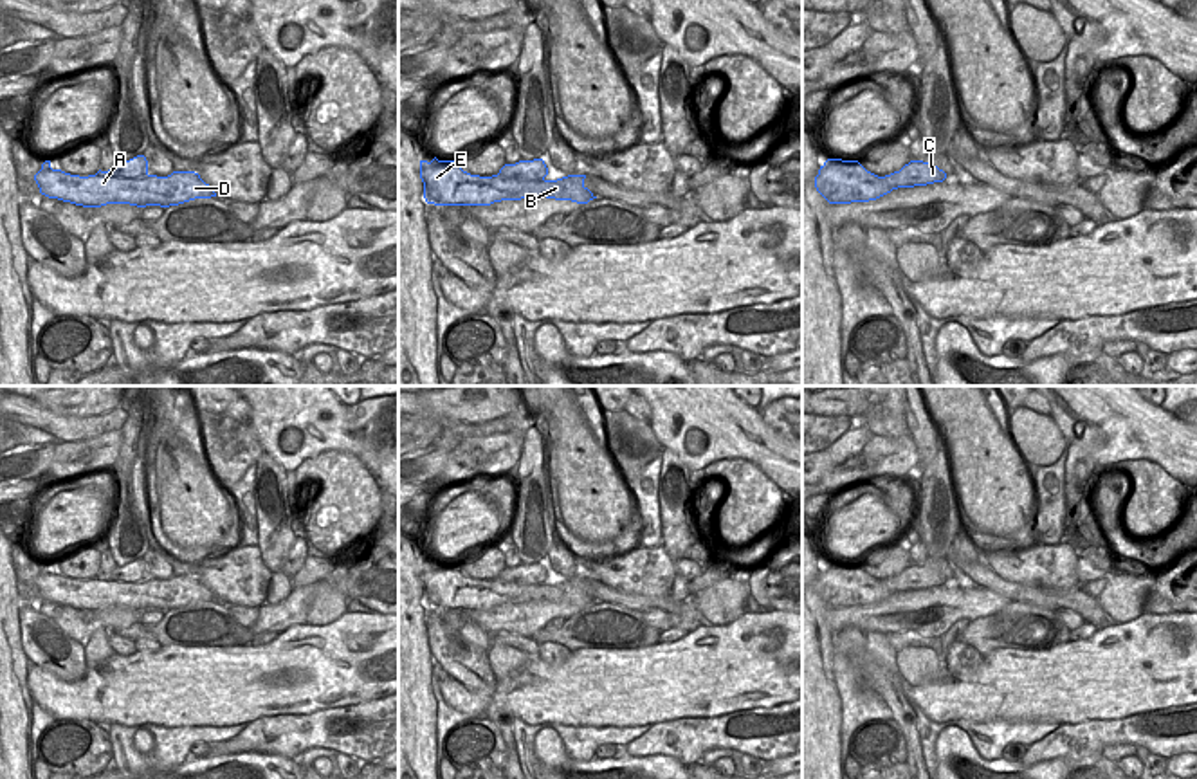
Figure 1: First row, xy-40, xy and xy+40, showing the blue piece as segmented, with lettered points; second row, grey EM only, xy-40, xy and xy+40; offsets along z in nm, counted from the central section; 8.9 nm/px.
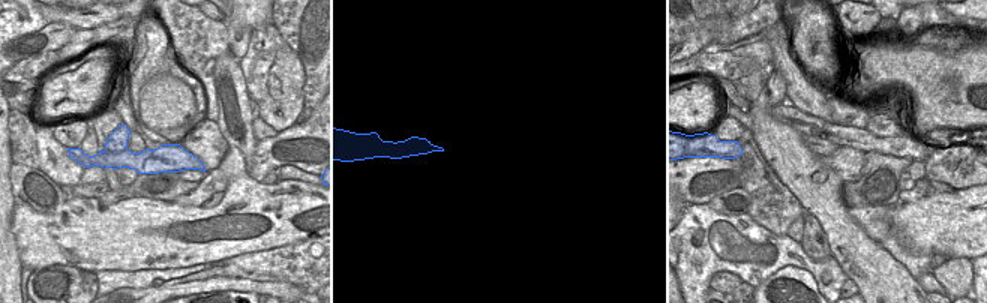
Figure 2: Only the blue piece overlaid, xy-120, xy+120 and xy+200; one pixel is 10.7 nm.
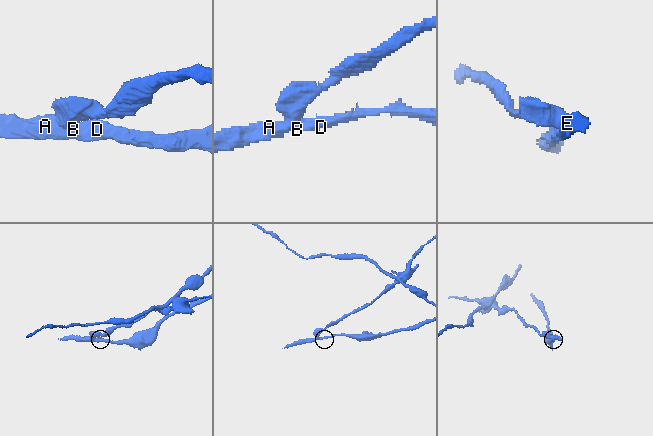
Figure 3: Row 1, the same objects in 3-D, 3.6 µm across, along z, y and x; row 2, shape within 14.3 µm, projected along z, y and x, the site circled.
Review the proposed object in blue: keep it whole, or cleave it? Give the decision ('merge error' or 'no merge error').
merge error

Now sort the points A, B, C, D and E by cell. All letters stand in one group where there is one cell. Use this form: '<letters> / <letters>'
A B D E / C

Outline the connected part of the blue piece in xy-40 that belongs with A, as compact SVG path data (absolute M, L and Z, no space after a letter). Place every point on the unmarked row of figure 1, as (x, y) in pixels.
M45 564L34 584L41 599L83 611L106 608L169 611L195 602L216 600L215 593L195 575L173 575L168 581L119 582L110 575L99 573L96 579L79 581L52 573L50 564Z

